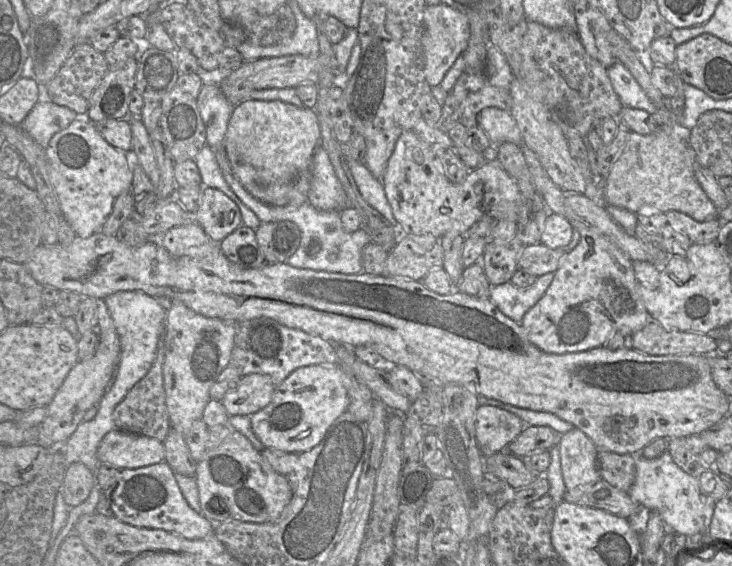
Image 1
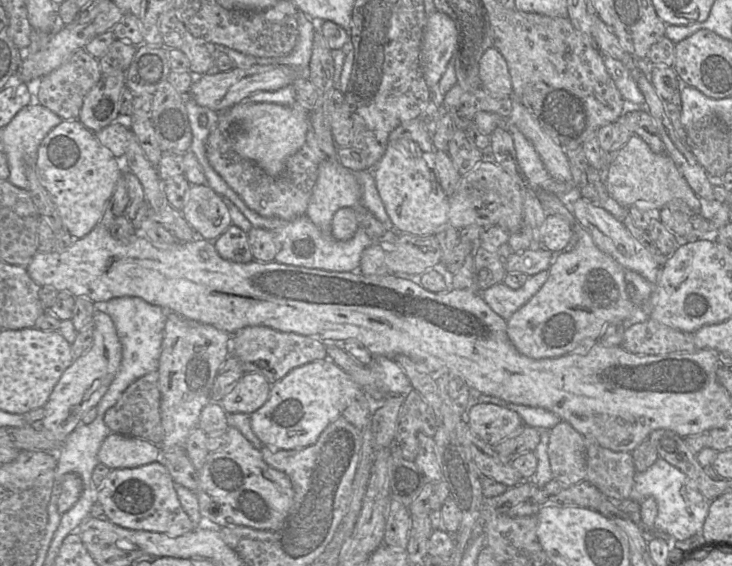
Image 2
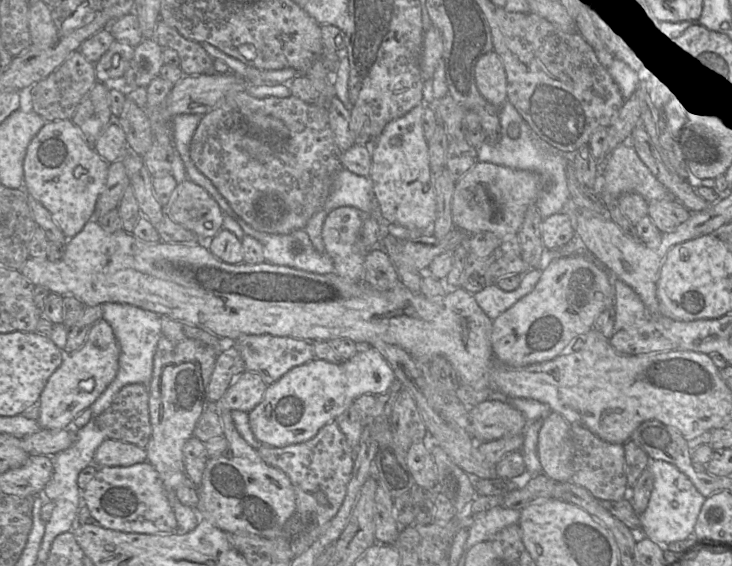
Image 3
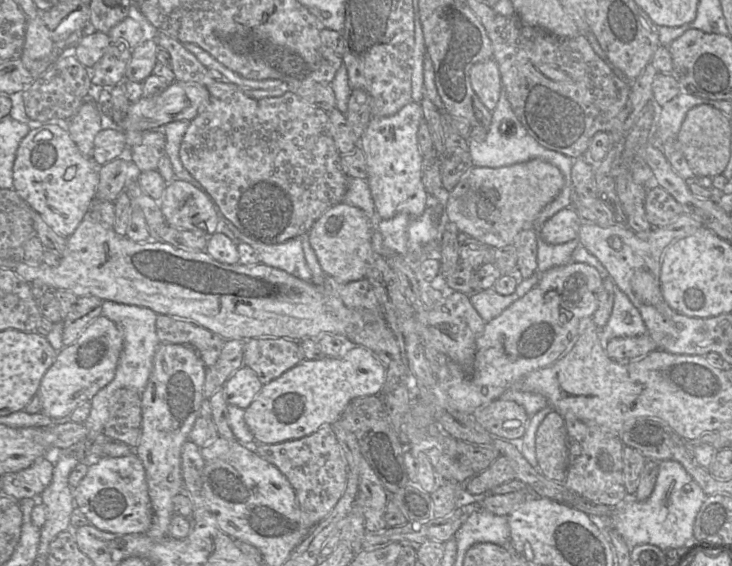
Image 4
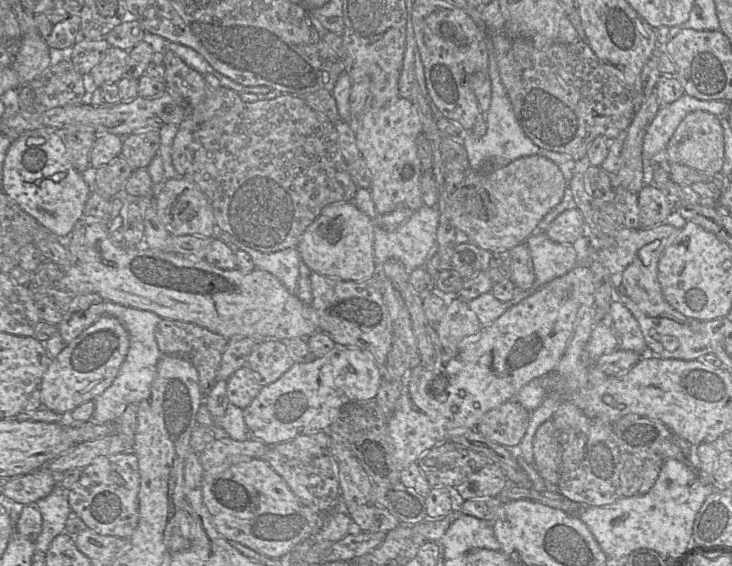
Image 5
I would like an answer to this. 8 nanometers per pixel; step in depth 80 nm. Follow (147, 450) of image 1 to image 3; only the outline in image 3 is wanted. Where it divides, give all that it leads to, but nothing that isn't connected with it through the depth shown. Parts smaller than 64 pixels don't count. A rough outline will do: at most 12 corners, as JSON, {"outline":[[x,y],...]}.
{"outline":[[105,439],[93,464],[128,467],[146,461],[145,447]]}

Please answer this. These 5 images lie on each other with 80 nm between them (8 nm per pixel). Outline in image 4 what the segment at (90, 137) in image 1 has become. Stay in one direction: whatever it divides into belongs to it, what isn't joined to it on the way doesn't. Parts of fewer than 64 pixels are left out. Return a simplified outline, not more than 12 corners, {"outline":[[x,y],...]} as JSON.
{"outline":[[63,124],[20,142],[13,189],[70,238],[100,167]]}

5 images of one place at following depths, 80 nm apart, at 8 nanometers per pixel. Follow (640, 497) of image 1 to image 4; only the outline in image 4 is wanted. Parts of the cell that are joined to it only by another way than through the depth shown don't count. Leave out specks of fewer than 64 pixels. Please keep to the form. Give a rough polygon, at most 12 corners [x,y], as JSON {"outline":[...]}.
{"outline":[[659,462],[644,501],[615,506],[630,549],[683,547],[707,498],[679,462]]}

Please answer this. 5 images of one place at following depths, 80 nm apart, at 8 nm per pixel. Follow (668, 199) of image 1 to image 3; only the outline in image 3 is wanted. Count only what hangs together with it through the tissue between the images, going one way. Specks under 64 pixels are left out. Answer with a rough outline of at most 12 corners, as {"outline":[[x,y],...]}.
{"outline":[[631,136],[610,153],[606,191],[646,200],[673,195],[640,159]]}

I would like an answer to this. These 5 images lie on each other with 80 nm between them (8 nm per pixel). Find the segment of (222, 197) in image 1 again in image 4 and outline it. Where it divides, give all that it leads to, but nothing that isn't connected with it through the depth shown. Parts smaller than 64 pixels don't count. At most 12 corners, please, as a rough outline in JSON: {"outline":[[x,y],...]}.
{"outline":[[173,179],[159,201],[167,225],[210,237],[218,210]]}

